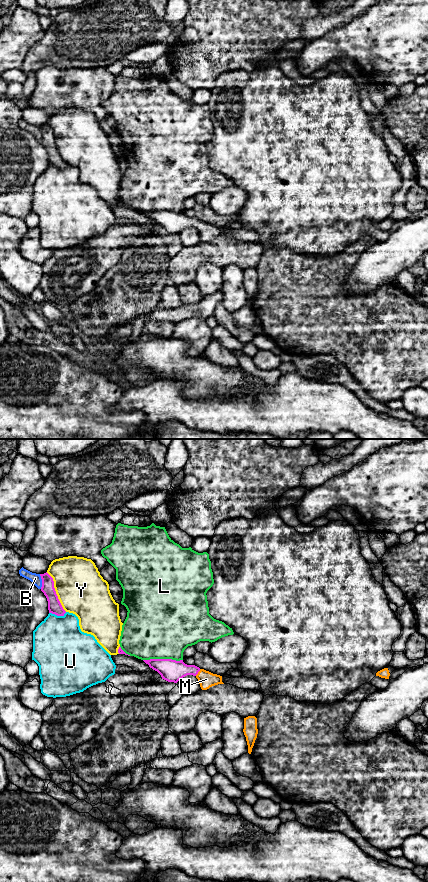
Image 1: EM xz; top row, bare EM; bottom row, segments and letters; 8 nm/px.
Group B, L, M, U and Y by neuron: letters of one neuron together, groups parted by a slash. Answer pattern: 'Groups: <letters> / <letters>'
Groups: B / L / M / U / Y

